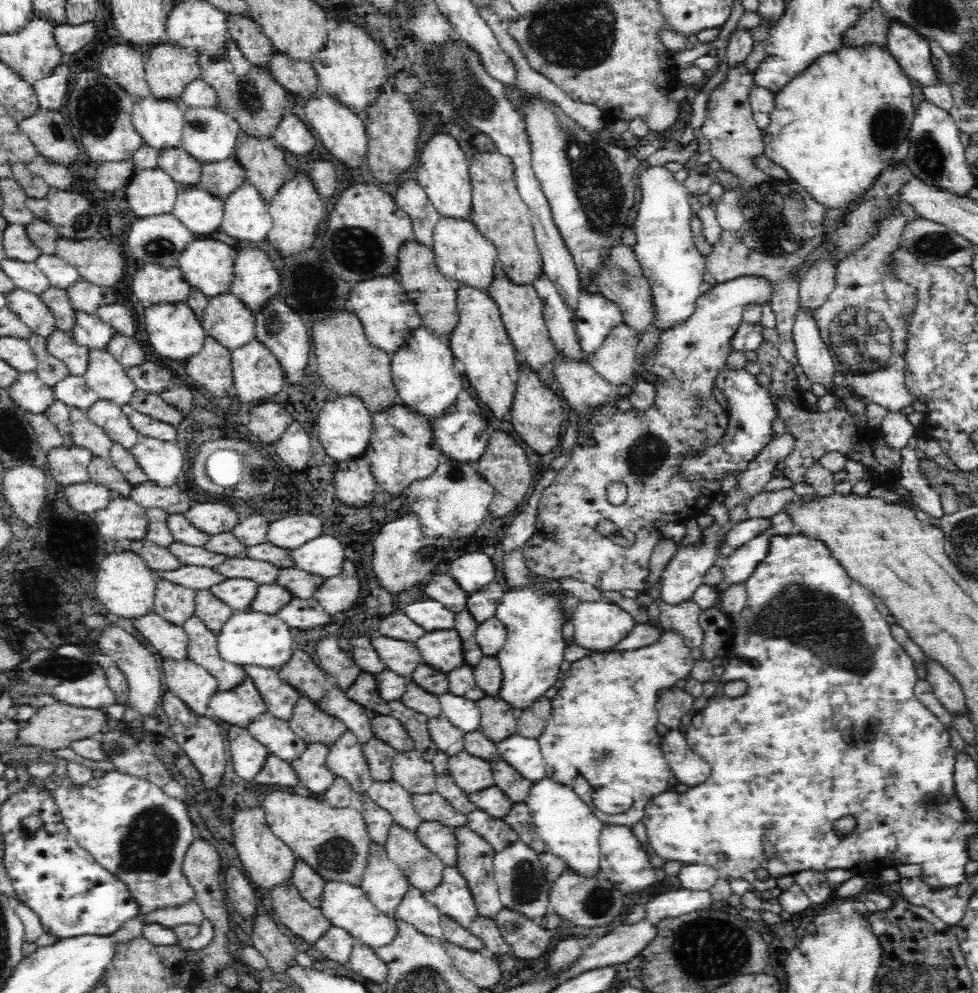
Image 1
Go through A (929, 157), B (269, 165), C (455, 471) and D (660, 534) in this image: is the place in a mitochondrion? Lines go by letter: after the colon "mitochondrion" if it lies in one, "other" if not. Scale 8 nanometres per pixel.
A: mitochondrion
B: other
C: mitochondrion
D: other

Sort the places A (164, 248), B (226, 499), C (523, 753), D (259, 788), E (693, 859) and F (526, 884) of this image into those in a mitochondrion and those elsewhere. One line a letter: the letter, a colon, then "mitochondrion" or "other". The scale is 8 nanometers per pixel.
A: mitochondrion
B: other
C: other
D: other
E: other
F: mitochondrion

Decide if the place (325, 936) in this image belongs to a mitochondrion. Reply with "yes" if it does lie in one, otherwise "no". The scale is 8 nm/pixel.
no

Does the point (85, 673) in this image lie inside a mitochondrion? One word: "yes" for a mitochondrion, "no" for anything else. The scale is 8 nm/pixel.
yes

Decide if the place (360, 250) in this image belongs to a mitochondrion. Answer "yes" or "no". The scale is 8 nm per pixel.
yes

